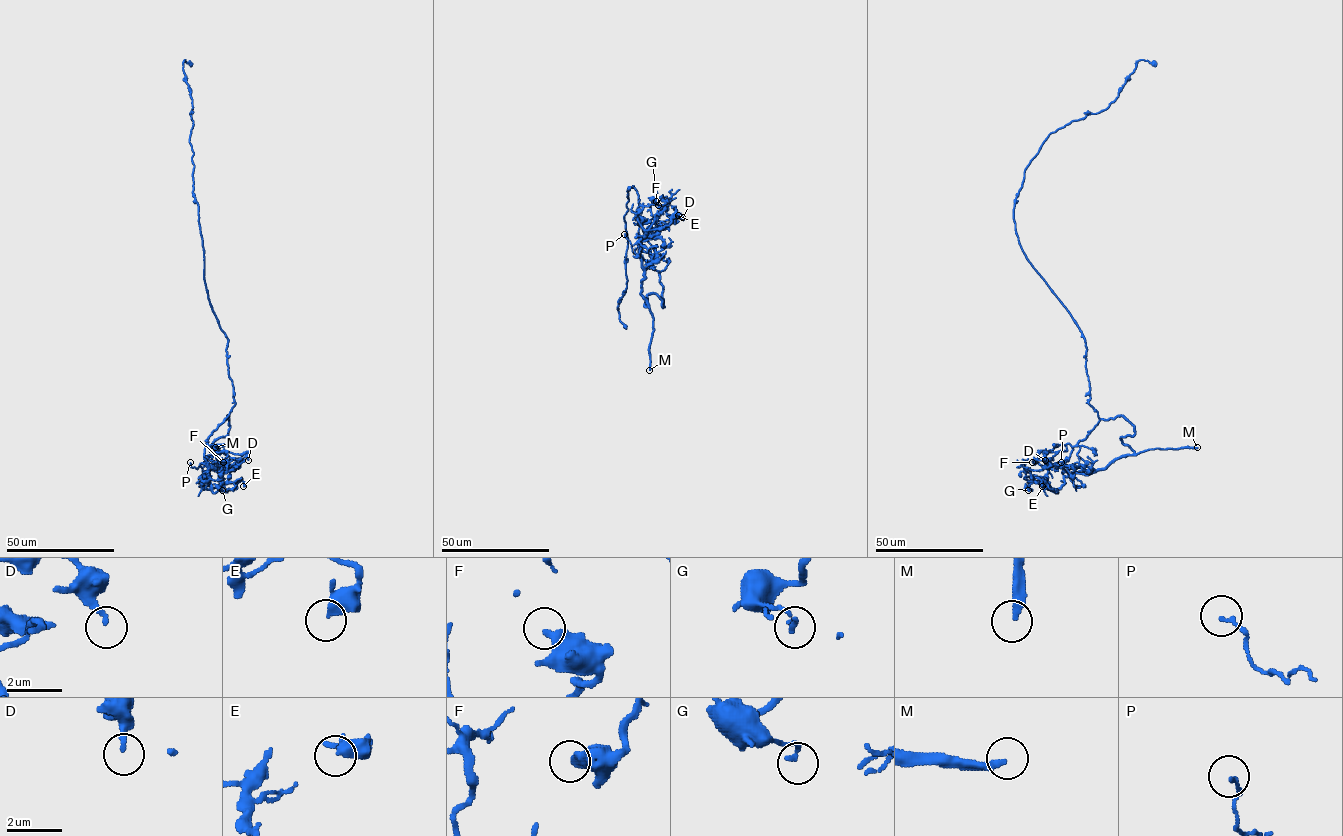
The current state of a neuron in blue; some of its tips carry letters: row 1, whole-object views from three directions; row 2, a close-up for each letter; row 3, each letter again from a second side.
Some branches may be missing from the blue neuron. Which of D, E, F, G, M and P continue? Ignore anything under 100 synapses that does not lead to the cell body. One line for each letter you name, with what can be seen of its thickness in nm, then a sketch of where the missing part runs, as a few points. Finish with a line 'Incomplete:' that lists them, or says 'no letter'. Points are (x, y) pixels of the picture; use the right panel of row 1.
M: calibre 280 nm
Incomplete: M

